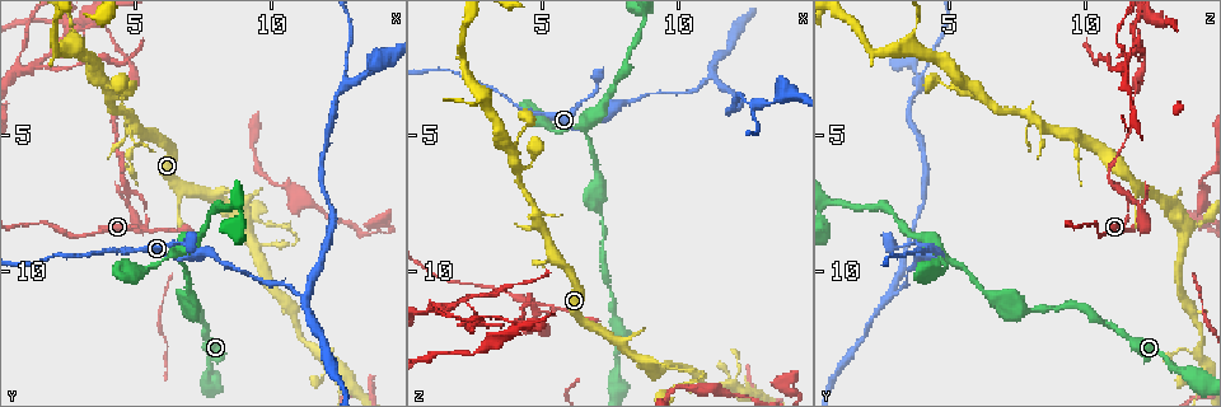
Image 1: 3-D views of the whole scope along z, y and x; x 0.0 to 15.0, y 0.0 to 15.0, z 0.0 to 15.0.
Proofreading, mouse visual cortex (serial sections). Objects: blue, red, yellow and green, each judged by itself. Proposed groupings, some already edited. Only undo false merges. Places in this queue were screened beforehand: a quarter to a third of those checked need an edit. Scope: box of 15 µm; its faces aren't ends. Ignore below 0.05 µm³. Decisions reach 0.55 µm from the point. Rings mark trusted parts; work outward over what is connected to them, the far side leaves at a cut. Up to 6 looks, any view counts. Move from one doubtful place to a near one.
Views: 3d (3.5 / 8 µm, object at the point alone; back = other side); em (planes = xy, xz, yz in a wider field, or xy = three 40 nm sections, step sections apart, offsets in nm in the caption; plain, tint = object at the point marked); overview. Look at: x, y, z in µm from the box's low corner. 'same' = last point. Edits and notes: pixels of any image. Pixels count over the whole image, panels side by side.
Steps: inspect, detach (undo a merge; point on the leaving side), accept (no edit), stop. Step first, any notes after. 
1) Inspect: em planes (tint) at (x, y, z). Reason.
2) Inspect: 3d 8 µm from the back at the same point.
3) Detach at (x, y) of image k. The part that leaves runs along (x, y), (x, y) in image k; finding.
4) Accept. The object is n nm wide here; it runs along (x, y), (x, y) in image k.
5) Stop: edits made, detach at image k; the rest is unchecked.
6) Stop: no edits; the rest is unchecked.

Inspect: 3d 3.5 µm at (5.3, 8.4, 11.4). Sharp bend.

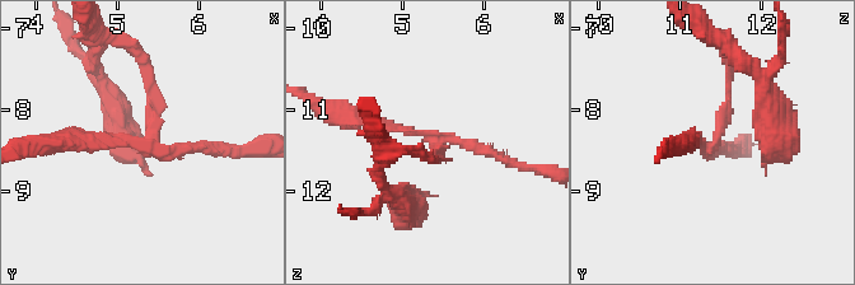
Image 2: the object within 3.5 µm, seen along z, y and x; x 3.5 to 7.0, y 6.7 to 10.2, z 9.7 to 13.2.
Inspect: em xy step 1 (tint) at (5.40, 8.45, 11.35). Now the EM.

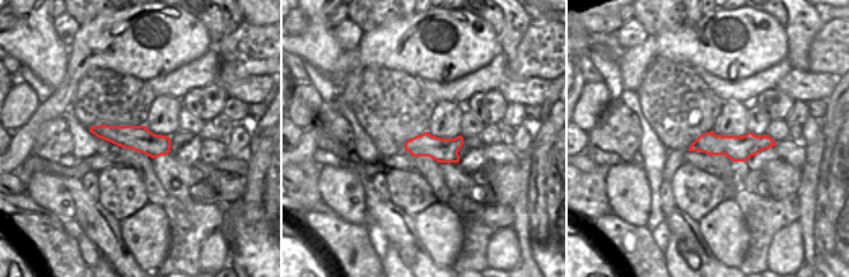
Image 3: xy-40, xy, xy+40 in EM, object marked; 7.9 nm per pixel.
Inspect: em xy step 2 (tint) at the same point.

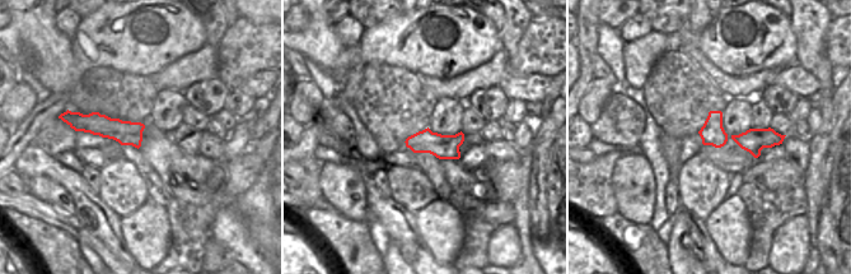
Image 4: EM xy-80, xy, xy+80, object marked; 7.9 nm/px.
Detach at (121, 107) of image 2. Two cells meet here.

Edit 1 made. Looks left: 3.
Inspect: overview. See it whole again.

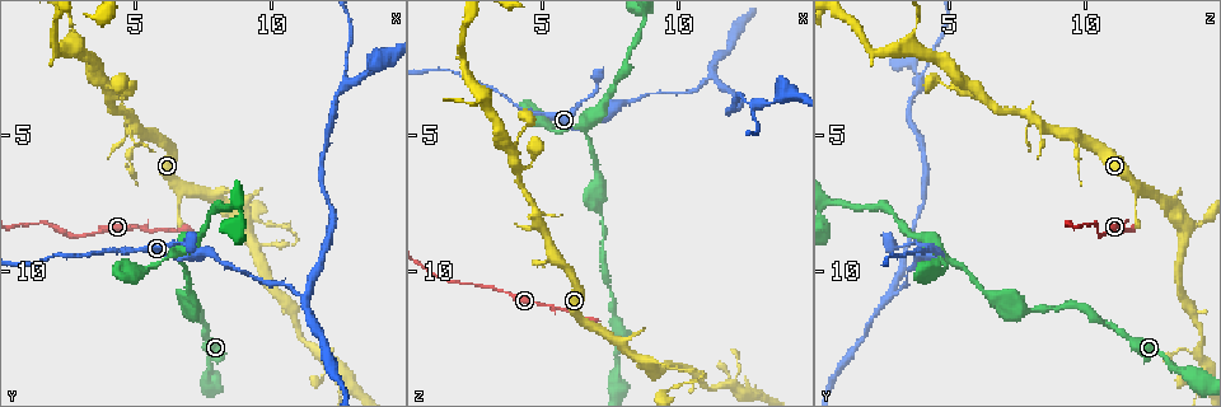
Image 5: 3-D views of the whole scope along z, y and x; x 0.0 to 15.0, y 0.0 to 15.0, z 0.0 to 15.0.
Inspect: 3d 3.5 µm at (11.2, 11.0, 2.8). Three-way junction.

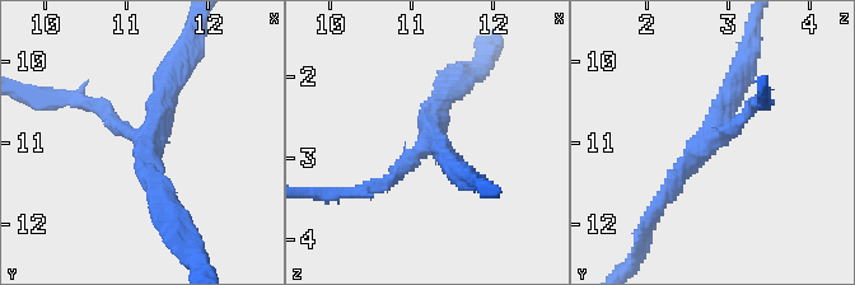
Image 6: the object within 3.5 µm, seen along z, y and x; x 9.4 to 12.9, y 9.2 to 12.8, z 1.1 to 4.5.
Inspect: em xy step 2 (tint) at (11.20, 11.00, 2.80). Shape alone is not enough.

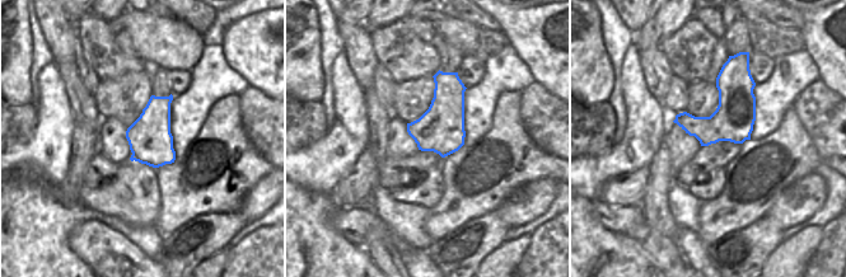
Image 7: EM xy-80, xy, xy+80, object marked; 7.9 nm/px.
Accept. The object is 360 nm wide here; it runs along (88, 101), (143, 139), (174, 69) in image 6; continuous, no second cell.

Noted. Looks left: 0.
Stop: edits made, detach at image 2; the rest is unchecked.

